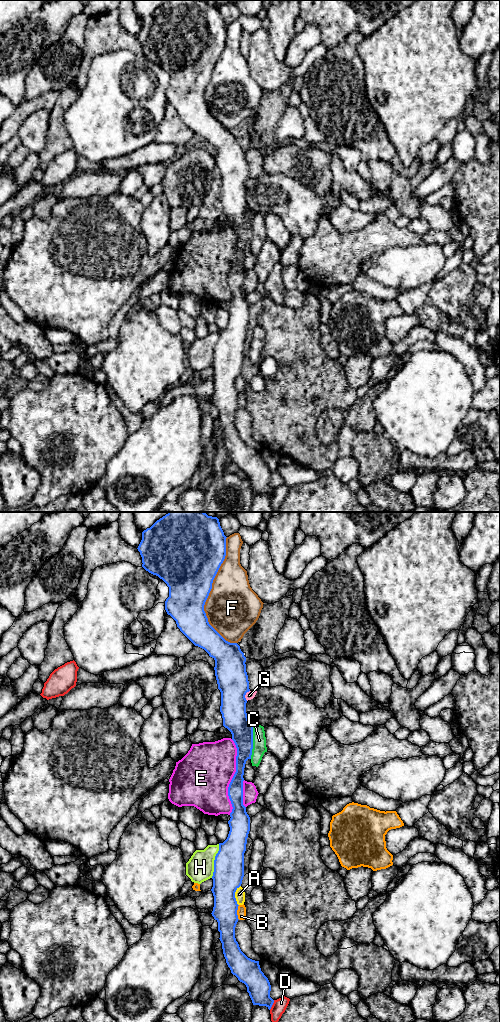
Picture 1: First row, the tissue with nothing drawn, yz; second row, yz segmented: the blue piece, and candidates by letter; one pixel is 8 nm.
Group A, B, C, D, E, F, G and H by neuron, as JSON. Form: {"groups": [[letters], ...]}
{"groups": [["A"], ["B"], ["C"], ["D"], ["E"], ["F"], ["G"], ["H"]]}

